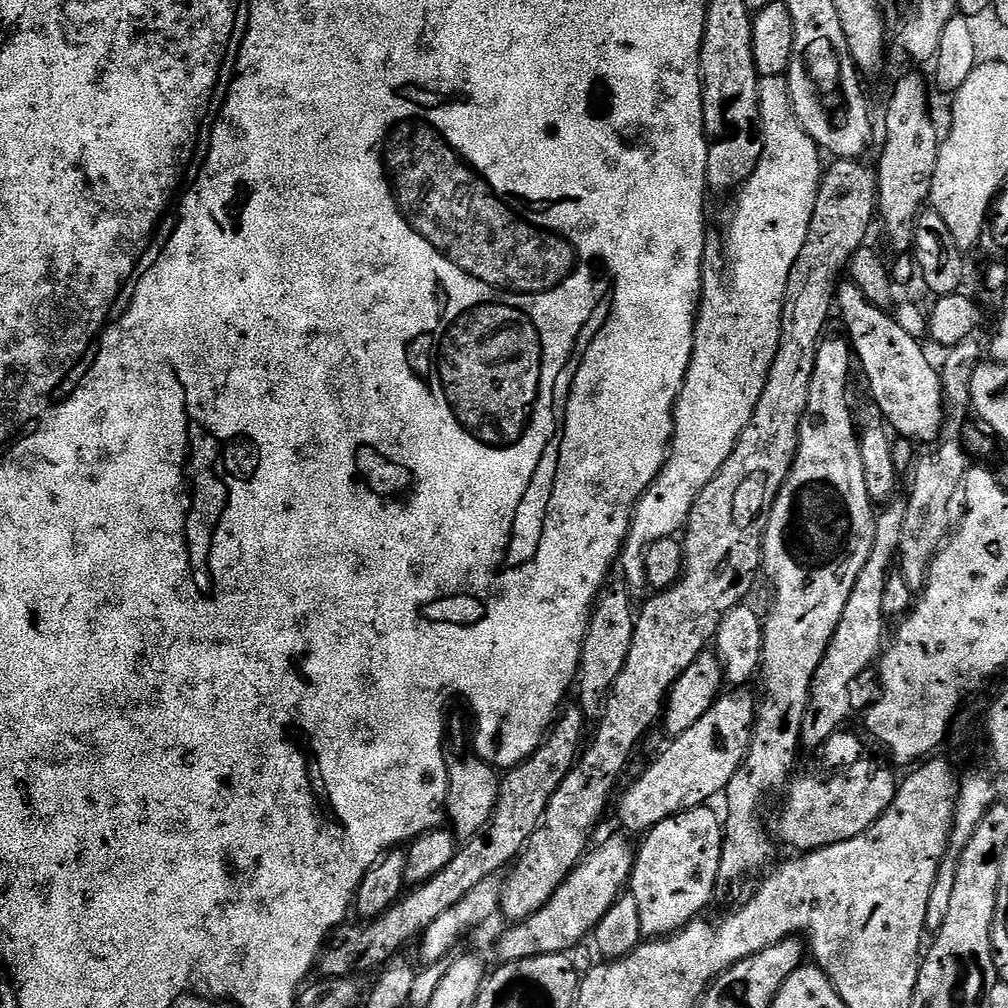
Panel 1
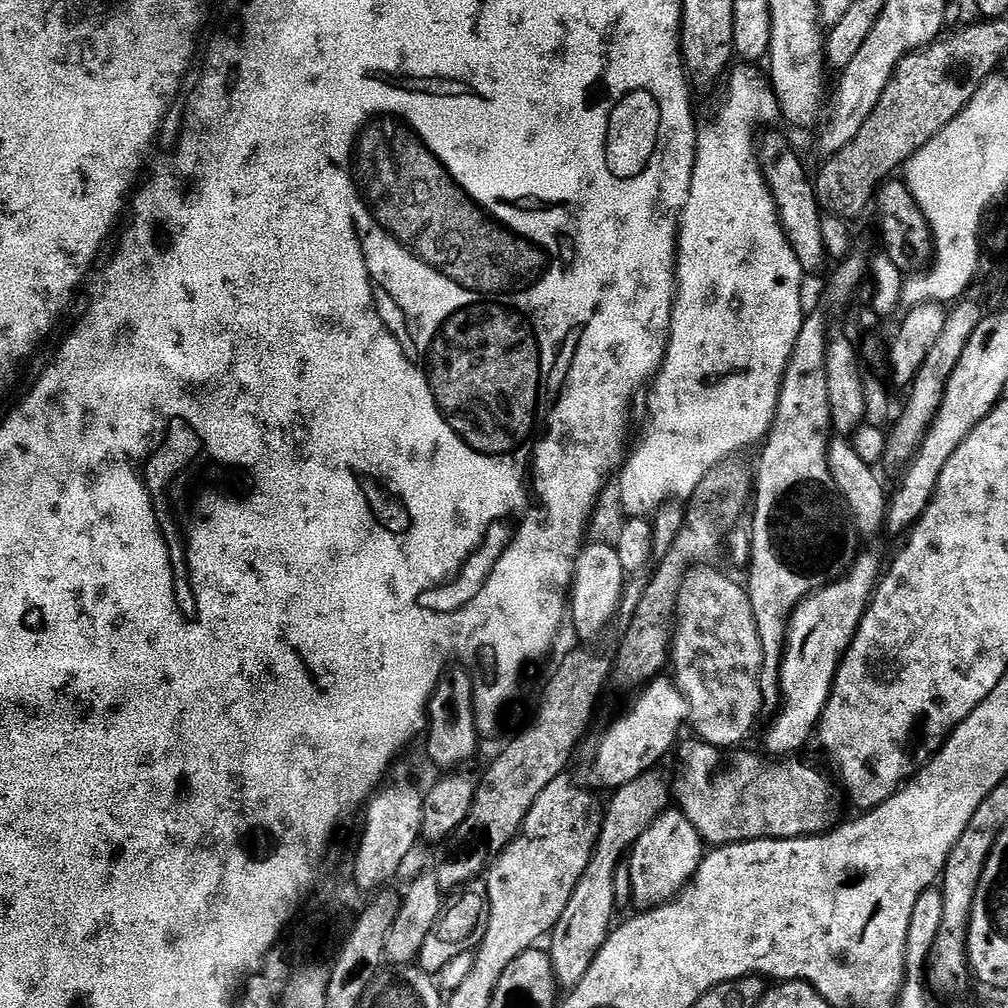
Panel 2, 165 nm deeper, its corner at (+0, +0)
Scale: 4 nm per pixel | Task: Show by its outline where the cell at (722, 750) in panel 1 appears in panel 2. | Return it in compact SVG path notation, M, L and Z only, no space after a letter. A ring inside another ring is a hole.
M654 775L640 776L611 793L612 801L606 804L604 825L594 854L582 878L578 878L578 886L574 886L574 894L570 894L570 903L562 913L562 918L558 918L558 922L552 927L550 955L552 968L556 971L556 982L561 989L574 989L578 982L582 982L582 978L586 978L586 970L590 970L598 950L602 950L602 946L608 941L608 933L614 927L612 915L618 911L614 882L619 862L631 853L638 838L642 838L645 830L669 807L670 796L666 786Z

